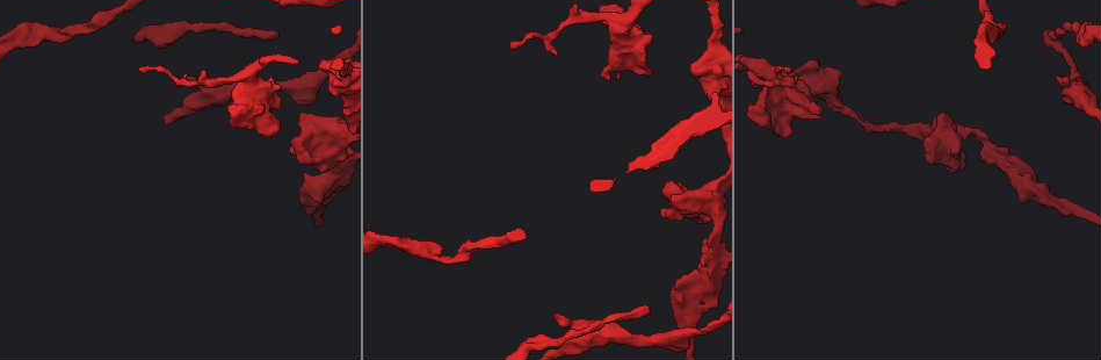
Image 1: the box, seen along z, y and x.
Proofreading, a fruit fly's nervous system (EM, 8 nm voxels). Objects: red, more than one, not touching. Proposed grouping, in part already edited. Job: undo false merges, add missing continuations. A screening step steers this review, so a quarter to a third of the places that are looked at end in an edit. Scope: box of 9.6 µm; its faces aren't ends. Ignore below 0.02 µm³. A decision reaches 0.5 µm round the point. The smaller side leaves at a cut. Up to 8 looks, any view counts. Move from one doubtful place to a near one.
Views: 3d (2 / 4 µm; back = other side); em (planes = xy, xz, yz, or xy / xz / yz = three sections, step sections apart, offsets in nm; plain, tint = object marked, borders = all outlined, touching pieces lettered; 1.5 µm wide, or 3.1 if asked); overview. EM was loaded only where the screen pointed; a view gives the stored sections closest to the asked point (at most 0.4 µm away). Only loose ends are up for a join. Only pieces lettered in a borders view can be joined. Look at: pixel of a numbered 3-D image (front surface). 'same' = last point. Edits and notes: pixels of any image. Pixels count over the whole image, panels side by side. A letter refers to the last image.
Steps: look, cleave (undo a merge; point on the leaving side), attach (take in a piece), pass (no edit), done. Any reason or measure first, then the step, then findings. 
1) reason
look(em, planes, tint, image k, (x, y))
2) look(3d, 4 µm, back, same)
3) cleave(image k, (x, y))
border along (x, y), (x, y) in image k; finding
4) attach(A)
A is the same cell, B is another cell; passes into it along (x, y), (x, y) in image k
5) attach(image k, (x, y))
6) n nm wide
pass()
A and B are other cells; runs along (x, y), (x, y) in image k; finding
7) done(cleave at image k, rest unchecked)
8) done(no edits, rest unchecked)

free end
look(3d, 4 µm, image 1, (806, 64))

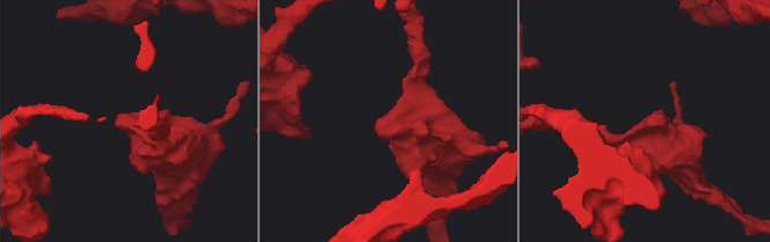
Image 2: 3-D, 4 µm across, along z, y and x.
look(em, planes, borders, image 2, (376, 127))

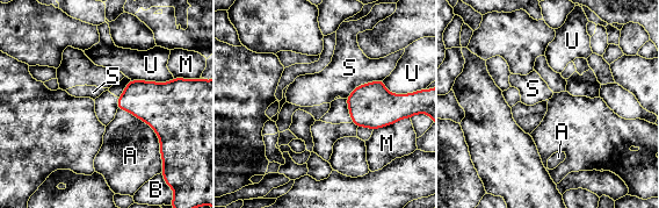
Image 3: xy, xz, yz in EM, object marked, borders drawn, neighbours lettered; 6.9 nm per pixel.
pass()
A, B, M, S and U are other cells; none of them fits

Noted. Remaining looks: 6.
thick end
look(3d, 4 µm, image 1, (823, 110))

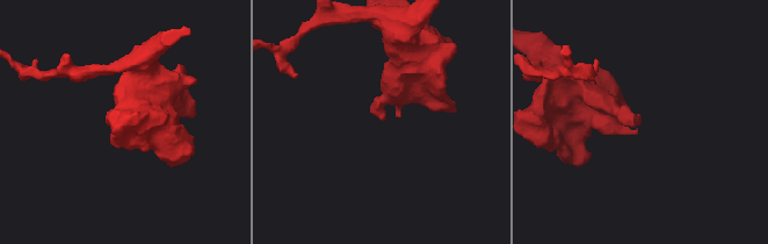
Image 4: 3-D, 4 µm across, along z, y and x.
look(em, planes, borders, image 4, (639, 121))

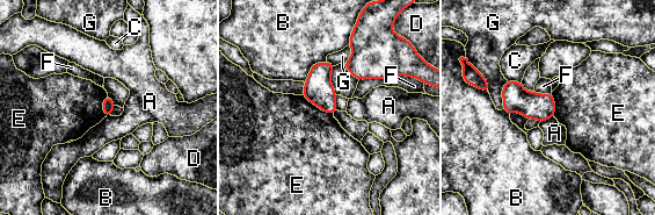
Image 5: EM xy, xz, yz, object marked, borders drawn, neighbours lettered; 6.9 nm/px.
pass()
A, B, C, D, E, F and G are other cells; border along (301, 94), (319, 108), (333, 115) in image 5; none of them fits

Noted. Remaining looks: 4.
branch stops here
look(em, yz, step 4, borders, image 1, (554, 317))

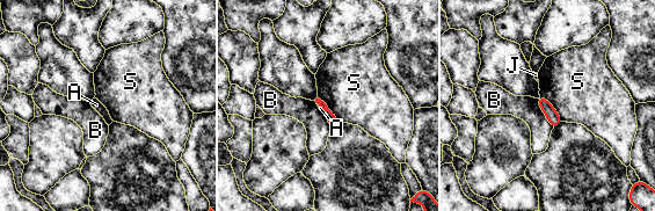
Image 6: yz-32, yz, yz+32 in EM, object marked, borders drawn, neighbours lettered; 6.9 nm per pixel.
look(em, planes, borders, same)

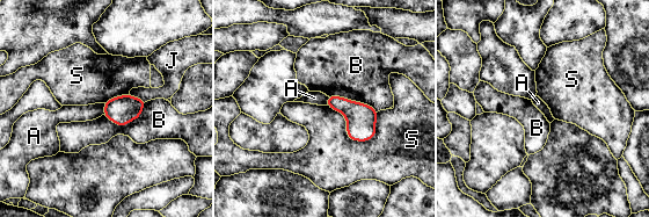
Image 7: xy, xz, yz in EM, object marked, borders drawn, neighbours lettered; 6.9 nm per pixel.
pass()
A, B, J and S are other cells; border along (327, 105), (350, 138), (374, 137) in image 7; no lettered piece goes on from it

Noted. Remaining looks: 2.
an open end
look(em, planes, borders, image 1, (278, 36))

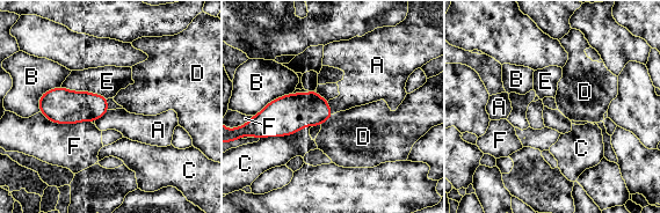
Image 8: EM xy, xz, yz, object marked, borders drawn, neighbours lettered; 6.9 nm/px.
200 nm wide
pass()
A, B, C, D, E and F are other cells; border along (108, 109), (95, 122) in image 8; no lettered piece goes on from it

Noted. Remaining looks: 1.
done(no edits, rest unchecked)

